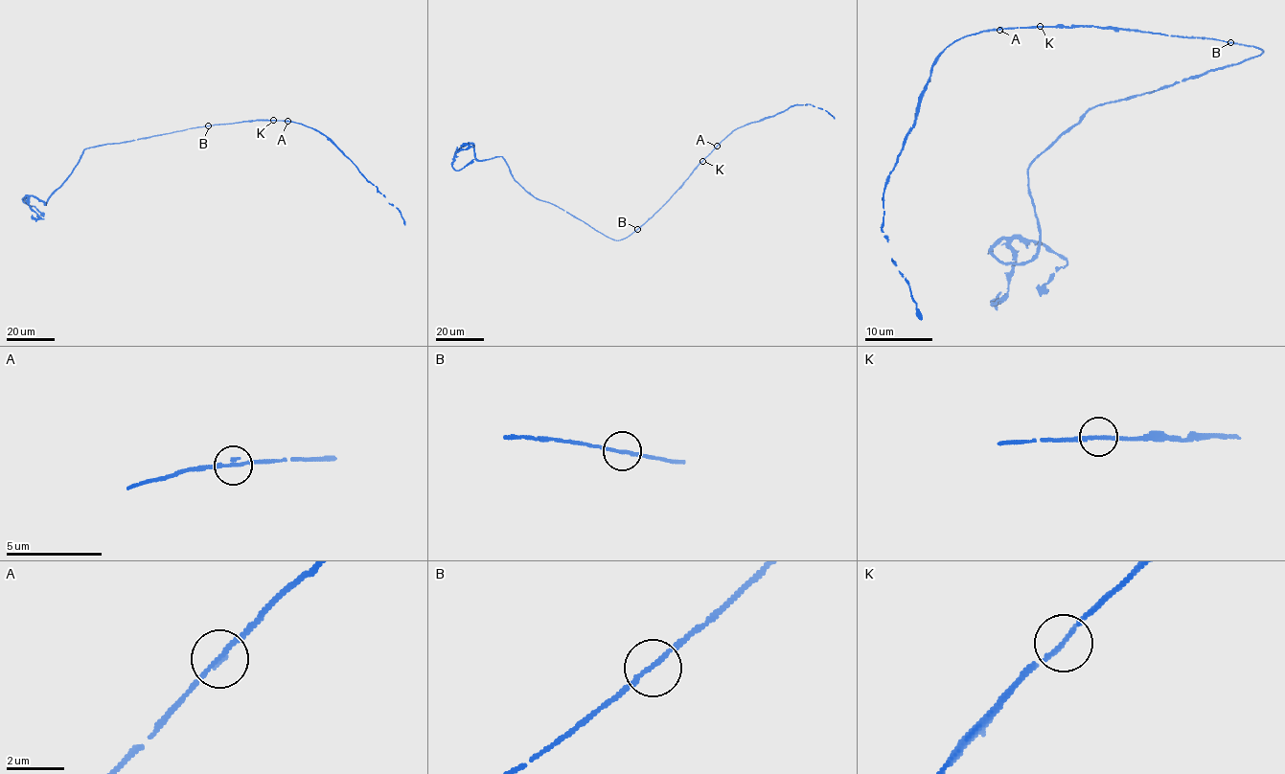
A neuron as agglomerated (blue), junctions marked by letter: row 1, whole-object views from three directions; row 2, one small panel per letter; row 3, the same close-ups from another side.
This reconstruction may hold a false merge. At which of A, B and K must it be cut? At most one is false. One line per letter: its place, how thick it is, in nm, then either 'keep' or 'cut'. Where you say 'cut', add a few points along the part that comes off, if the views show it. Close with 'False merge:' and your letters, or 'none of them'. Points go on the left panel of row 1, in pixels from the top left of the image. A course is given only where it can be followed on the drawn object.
A: place (287, 121); calibre 140 nm; keep
B: place (208, 125); calibre 140 nm; keep
K: place (273, 120); calibre 150 nm; keep
False merge: none of them

